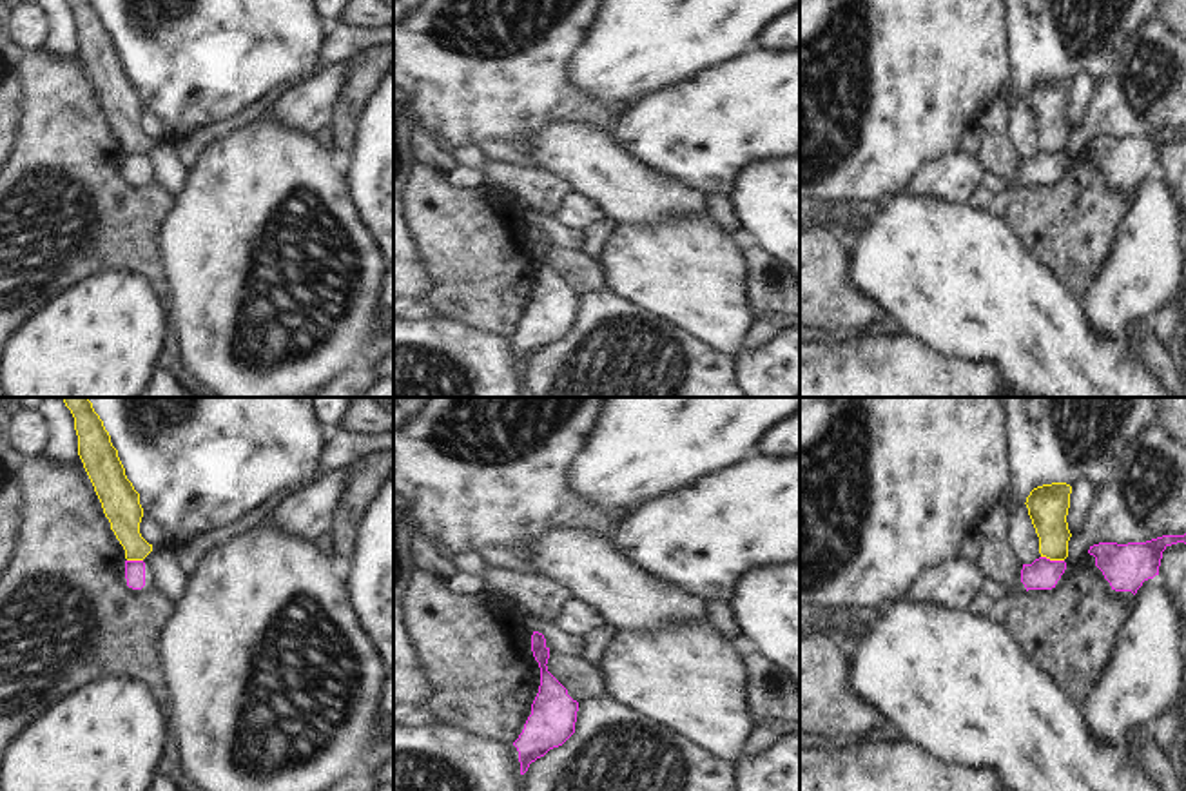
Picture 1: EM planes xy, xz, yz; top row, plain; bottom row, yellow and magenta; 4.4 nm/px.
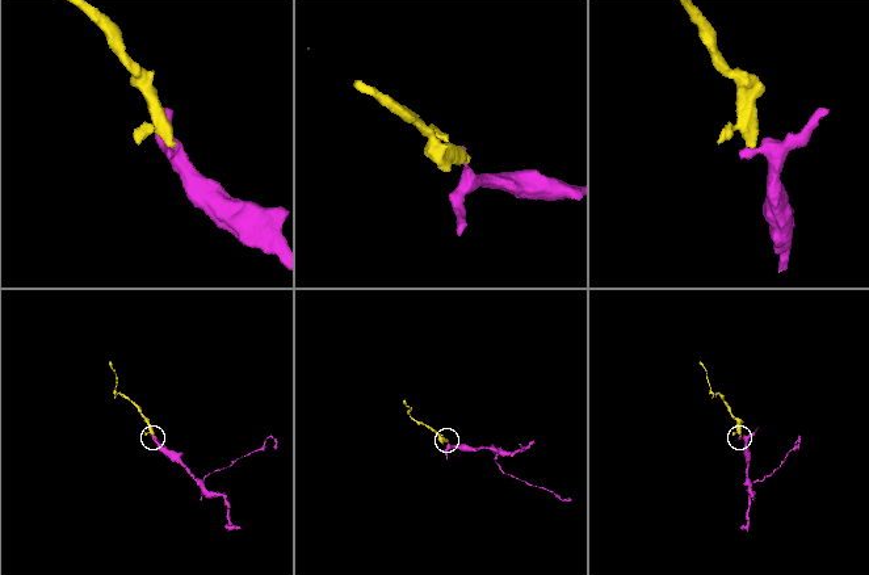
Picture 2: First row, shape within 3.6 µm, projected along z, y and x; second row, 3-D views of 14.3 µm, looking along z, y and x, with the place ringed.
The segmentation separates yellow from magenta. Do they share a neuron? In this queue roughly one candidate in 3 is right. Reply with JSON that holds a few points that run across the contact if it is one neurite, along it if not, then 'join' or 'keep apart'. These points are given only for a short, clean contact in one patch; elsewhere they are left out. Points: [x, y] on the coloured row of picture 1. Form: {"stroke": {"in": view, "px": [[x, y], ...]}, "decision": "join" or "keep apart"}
{"stroke": {"in": "yz", "px": [[1041, 556], [1063, 561]]}, "decision": "keep apart"}

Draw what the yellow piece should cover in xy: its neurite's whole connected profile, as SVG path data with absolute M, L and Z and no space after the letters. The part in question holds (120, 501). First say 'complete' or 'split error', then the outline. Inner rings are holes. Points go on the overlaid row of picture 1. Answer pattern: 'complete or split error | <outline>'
complete | M89 397L62 399L74 417L78 455L111 522L111 530L125 550L125 559L143 561L152 552L152 544L140 533L143 517L140 493L127 479L103 421L94 412Z

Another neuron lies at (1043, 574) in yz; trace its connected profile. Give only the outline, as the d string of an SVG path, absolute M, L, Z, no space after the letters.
M1035 559L1032 564L1023 564L1021 577L1008 588L996 579L985 579L985 590L994 599L1003 599L1008 593L1028 590L1052 590L1066 570L1064 561Z

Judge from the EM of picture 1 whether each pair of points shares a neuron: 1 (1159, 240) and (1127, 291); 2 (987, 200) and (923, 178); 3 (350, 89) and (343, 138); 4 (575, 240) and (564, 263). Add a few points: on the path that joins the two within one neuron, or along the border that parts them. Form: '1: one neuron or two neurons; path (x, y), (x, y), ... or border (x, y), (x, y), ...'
1: one neuron; path (1148, 253), (1145, 269), (1137, 278)
2: two neurons; border (983, 182), (969, 200)
3: one neuron; path (350, 102), (343, 126)
4: two neurons; border (550, 244), (561, 249), (581, 249)

